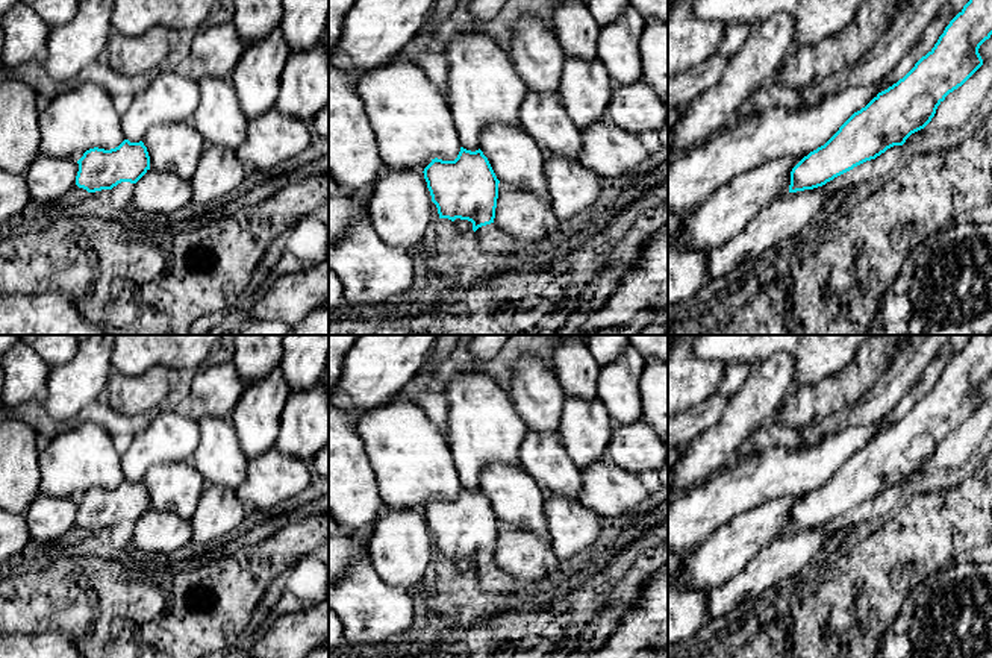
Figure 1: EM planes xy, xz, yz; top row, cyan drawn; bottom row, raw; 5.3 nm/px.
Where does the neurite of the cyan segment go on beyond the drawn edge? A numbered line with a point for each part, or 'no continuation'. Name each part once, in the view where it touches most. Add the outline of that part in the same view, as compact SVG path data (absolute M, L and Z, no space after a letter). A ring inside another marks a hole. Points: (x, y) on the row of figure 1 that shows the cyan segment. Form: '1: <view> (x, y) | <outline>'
no continuation

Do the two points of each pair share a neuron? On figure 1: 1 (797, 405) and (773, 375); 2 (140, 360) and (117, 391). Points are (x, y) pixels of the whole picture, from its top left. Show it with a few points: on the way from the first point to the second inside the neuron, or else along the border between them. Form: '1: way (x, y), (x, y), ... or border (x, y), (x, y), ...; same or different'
1: border (798, 387), (774, 416); different
2: border (162, 364), (155, 364), (135, 376), (114, 370); different

